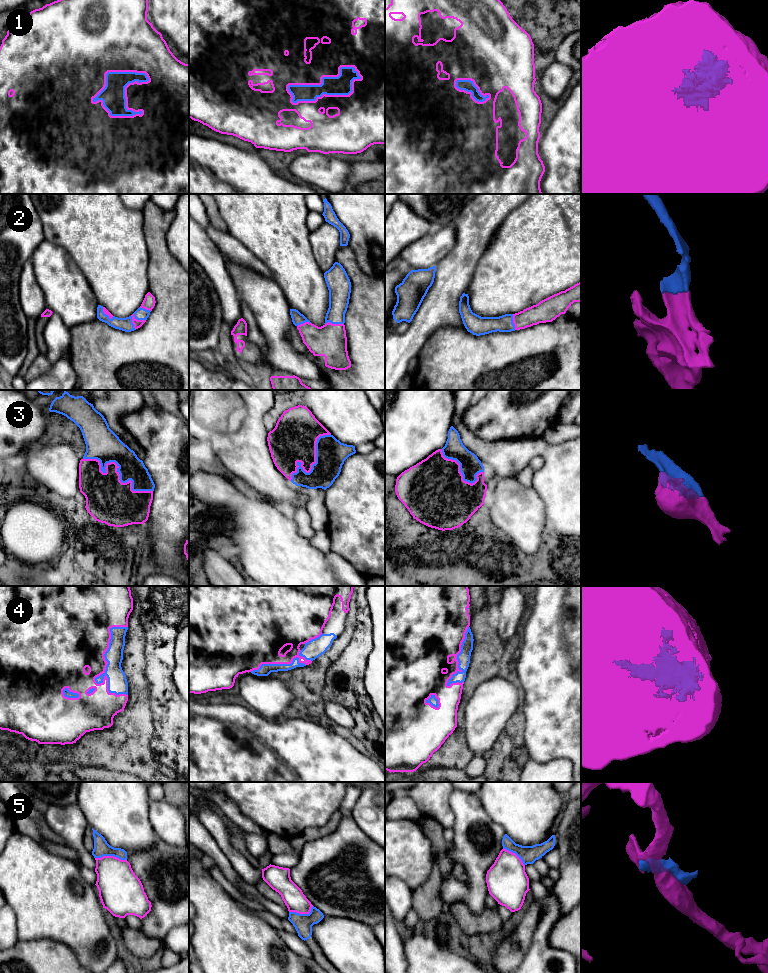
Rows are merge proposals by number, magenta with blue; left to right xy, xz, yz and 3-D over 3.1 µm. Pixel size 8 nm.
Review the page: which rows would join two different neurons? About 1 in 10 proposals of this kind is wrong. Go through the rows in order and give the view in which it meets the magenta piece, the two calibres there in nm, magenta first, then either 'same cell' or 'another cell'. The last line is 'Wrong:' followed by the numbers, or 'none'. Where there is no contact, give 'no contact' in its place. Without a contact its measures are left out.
1: meets magenta in xy; 500 nm thick on the magenta side, 190 nm on the other; same cell
2: meets magenta in xy; 60 nm thick on the magenta side, 100 nm on the other; same cell
3: meets magenta in xy; 360 nm thick on the magenta side, 260 nm on the other; same cell
4: meets magenta in xy; 500 nm thick on the magenta side, 160 nm on the other; same cell
5: meets magenta in xy; 320 nm thick on the magenta side, 130 nm on the other; another cell
Wrong: 5

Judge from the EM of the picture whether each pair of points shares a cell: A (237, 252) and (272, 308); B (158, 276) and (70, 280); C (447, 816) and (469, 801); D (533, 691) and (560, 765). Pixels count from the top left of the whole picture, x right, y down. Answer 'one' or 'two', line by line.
A: two
B: two
C: two
D: two

